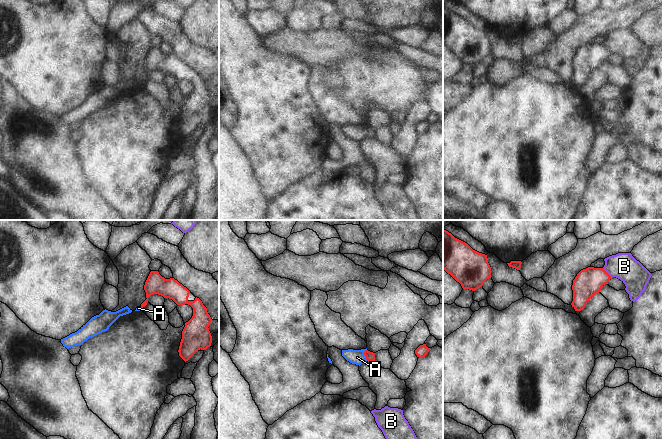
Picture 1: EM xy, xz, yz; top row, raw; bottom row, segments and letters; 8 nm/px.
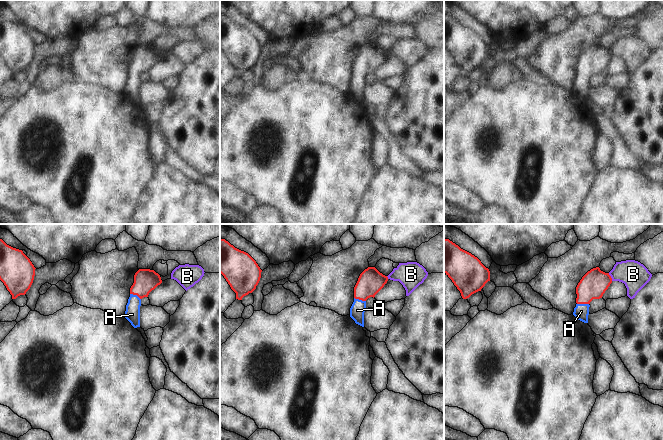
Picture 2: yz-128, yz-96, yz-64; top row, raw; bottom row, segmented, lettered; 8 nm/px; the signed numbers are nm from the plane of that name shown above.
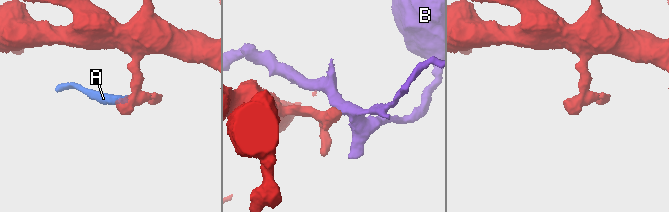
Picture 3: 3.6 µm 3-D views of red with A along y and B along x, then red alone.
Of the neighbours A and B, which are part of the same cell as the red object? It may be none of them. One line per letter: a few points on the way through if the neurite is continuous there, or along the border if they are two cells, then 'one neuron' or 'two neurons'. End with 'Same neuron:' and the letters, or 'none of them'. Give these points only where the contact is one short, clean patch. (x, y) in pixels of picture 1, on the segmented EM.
A: way xz (370, 356), (365, 355), (357, 357); one neuron
B: border yz (603, 267), (611, 277); two neurons
Same neuron: A

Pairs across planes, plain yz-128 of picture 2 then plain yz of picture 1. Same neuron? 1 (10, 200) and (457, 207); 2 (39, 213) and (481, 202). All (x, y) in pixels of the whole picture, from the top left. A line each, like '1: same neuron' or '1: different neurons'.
1: different neurons
2: different neurons

